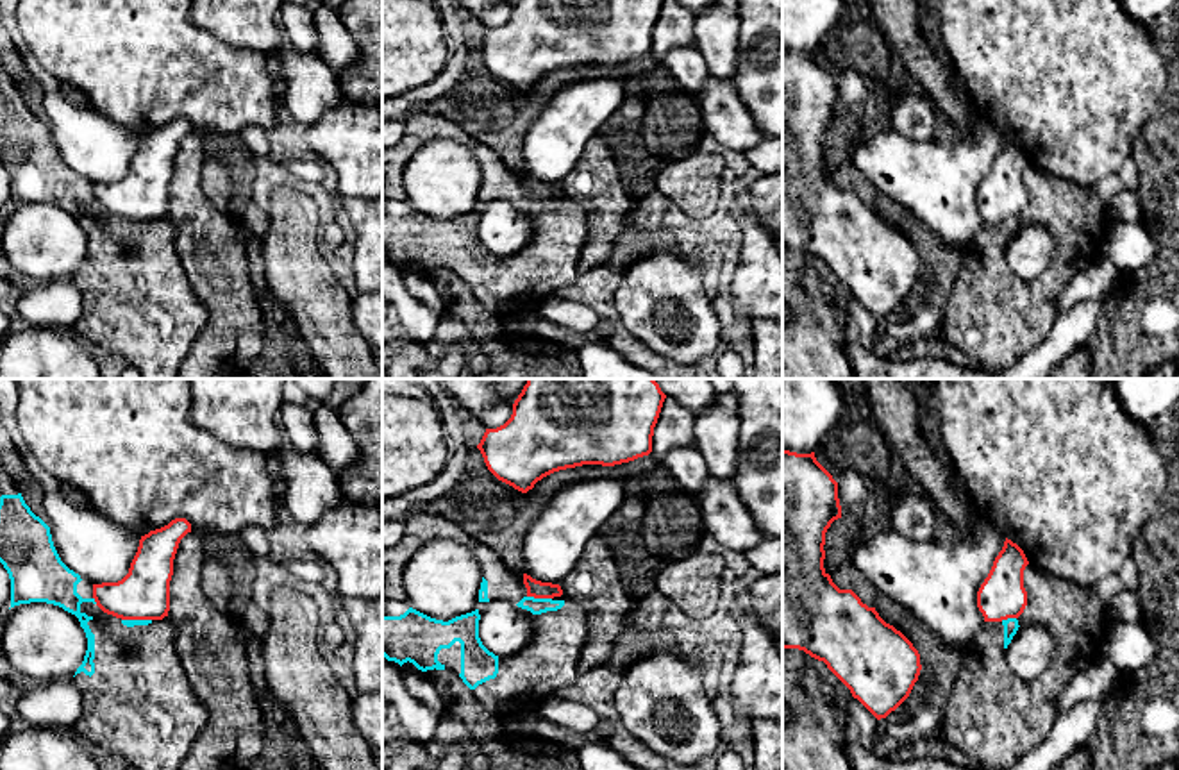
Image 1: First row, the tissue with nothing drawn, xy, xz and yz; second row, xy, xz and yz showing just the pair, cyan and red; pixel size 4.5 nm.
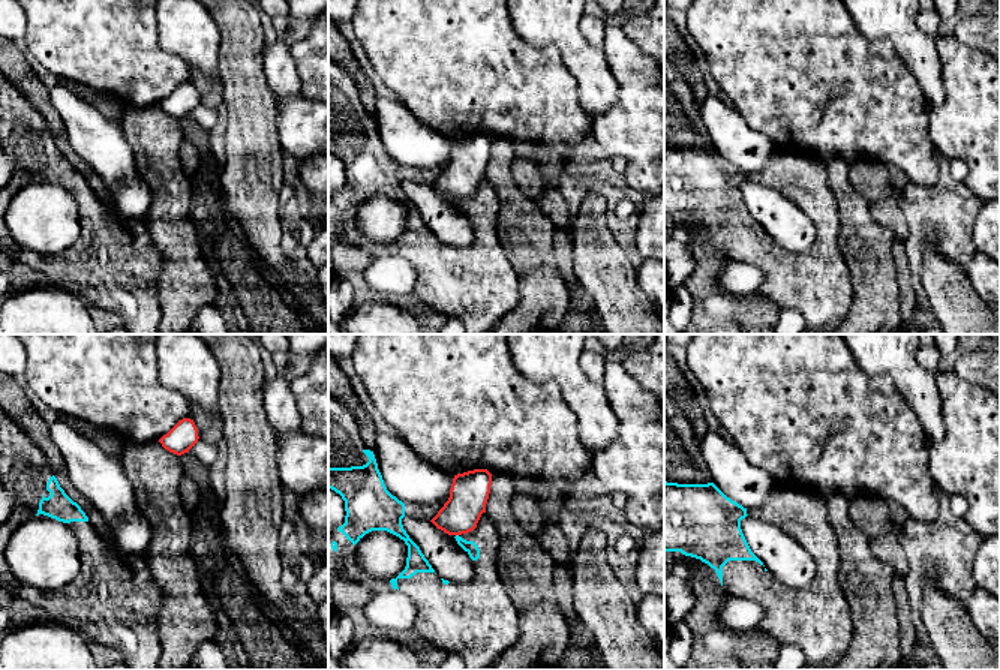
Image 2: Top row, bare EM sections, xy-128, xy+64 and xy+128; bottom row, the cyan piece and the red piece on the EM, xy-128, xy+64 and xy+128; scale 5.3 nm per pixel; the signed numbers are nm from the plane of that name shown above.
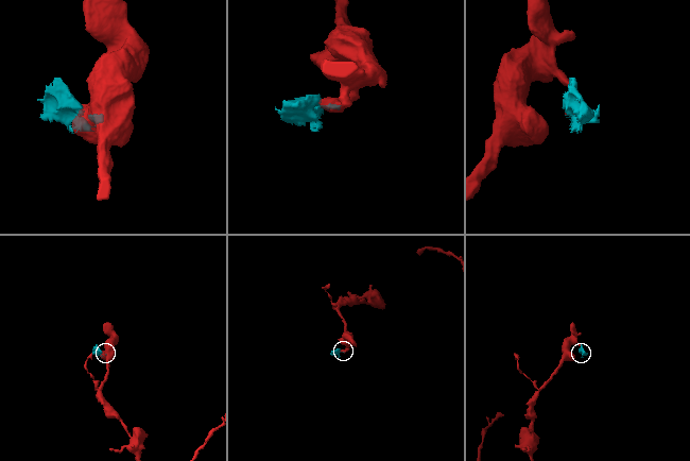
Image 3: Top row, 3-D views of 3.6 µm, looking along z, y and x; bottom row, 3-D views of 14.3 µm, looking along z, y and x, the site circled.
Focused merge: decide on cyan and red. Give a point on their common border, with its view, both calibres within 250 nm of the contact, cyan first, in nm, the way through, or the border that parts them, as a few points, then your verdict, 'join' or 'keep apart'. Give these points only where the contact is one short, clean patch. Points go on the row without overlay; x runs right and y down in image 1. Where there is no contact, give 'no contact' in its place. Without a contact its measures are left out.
contact xz (540, 199); calibres 80 and 80 nm; border xz (527, 195), (551, 199); keep apart

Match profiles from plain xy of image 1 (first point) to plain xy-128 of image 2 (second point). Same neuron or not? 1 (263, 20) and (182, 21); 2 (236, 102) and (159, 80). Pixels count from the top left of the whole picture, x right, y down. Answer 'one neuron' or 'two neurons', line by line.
1: one neuron
2: one neuron

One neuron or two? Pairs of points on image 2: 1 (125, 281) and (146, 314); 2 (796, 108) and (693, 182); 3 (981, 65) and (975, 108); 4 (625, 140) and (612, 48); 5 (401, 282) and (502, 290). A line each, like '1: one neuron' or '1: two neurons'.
1: one neuron
2: two neurons
3: one neuron
4: one neuron
5: two neurons

